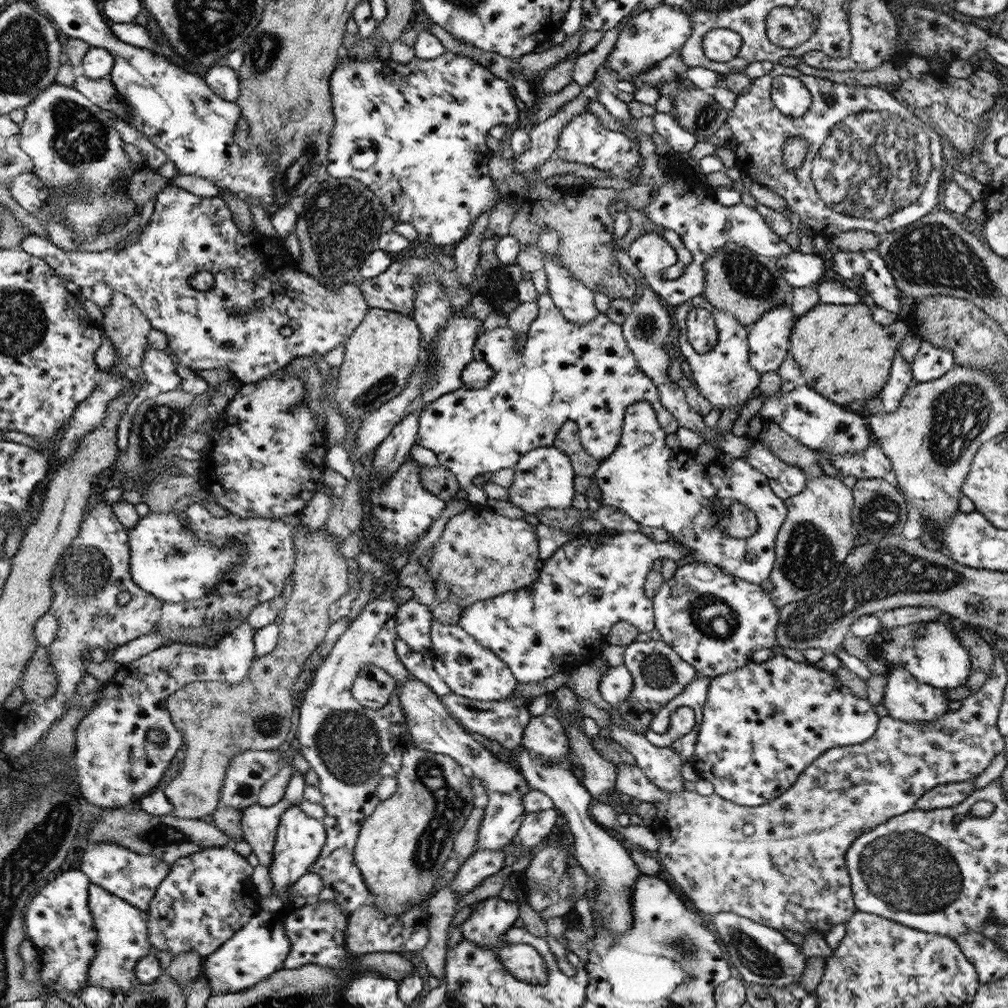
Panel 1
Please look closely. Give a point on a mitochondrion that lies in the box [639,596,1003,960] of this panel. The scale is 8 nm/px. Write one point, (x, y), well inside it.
(908, 871)

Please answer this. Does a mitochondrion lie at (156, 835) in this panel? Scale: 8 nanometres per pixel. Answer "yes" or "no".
yes

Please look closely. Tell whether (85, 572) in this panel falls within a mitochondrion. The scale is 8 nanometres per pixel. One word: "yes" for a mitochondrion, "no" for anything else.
yes

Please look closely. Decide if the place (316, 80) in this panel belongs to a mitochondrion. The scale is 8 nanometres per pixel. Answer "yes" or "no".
no

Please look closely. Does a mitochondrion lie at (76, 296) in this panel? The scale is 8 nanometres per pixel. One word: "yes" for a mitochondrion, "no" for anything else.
no

